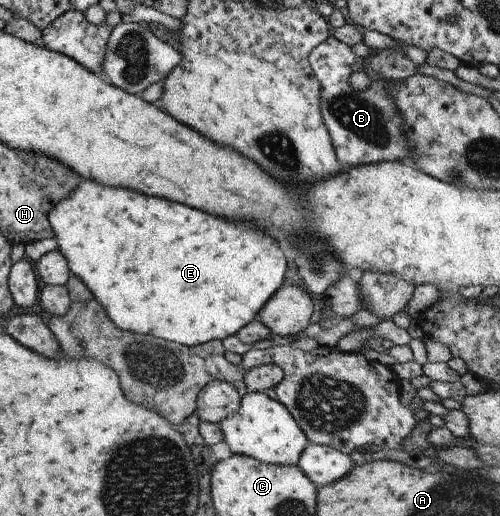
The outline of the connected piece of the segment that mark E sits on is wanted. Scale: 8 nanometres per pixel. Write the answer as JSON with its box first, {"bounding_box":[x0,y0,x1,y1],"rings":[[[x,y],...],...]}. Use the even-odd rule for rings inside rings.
{"bounding_box":[47,180,287,347],"rings":[[[80,180],[78,186],[66,198],[63,198],[50,208],[47,219],[56,238],[57,249],[64,256],[68,270],[76,276],[86,288],[90,291],[92,299],[96,300],[108,320],[118,330],[138,333],[141,335],[152,335],[156,338],[183,344],[193,347],[209,340],[224,340],[227,336],[232,336],[242,328],[244,324],[248,324],[250,320],[254,320],[256,312],[262,305],[281,287],[284,278],[284,270],[286,270],[287,261],[284,259],[282,250],[278,248],[278,243],[274,242],[266,232],[262,232],[260,228],[256,228],[252,222],[232,222],[232,220],[224,220],[217,216],[210,216],[205,212],[176,202],[168,202],[164,198],[154,198],[153,196],[142,196],[139,192],[132,190],[124,190],[124,188],[112,188],[109,186],[100,186],[92,180]]]}

